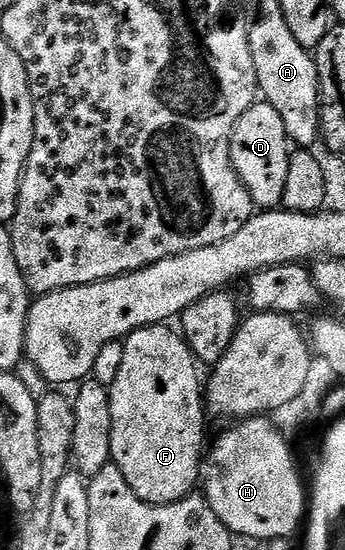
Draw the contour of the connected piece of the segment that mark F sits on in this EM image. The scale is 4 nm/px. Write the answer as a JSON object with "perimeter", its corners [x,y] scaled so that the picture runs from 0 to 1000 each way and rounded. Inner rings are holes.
{"perimeter":[[[446,589],[435,596],[400,596],[383,609],[365,613],[354,633],[354,656],[342,662],[342,671],[330,676],[330,693],[316,693],[319,707],[319,736],[325,738],[325,818],[319,820],[319,835],[348,855],[348,862],[359,862],[359,869],[371,876],[371,884],[383,884],[383,891],[417,913],[432,916],[504,916],[516,909],[530,909],[536,902],[554,900],[565,893],[562,878],[577,878],[580,853],[591,844],[591,815],[586,822],[586,805],[597,800],[597,764],[603,765],[603,742],[591,733],[591,691],[574,685],[580,664],[562,653],[539,620],[528,616],[513,602],[504,604],[493,593],[481,589]]]}

